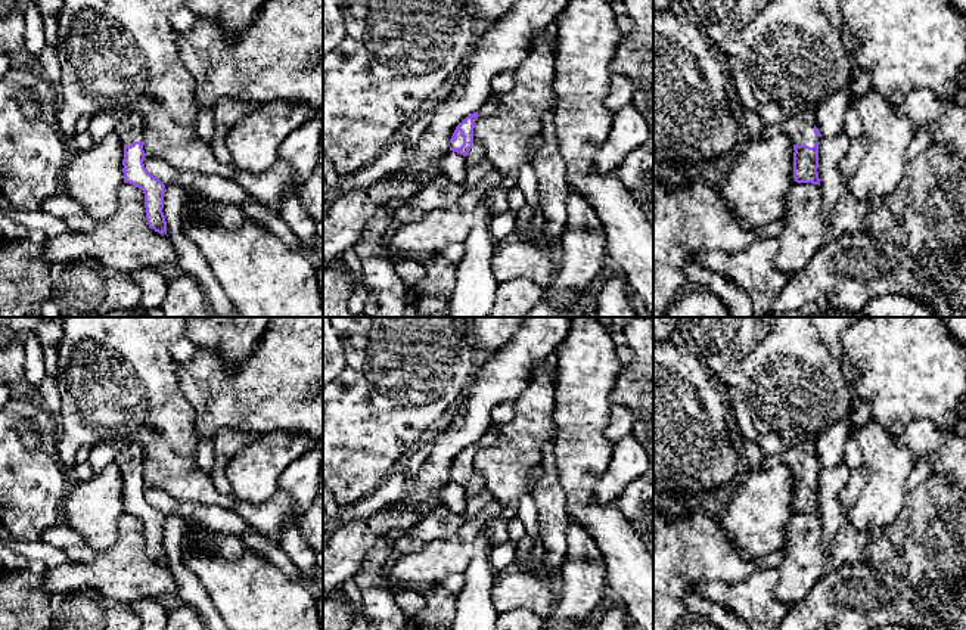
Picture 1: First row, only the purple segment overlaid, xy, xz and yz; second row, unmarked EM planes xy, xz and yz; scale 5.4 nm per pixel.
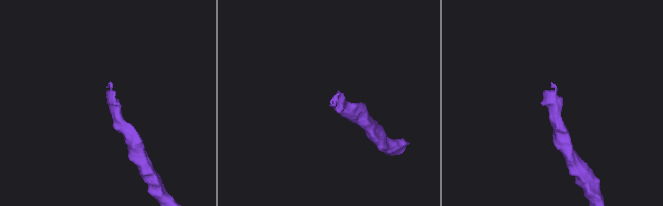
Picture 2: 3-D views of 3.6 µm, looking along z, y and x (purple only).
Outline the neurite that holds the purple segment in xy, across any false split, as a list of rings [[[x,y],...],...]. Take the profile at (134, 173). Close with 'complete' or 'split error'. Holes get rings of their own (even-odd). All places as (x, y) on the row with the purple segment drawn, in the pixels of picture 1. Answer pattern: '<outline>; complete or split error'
[[[128,112],[119,117],[115,133],[124,145],[124,183],[139,187],[145,193],[146,220],[150,229],[167,235],[167,221],[162,212],[165,184],[145,168],[145,117]]]; split error

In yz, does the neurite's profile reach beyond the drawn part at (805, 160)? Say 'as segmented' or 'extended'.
extended

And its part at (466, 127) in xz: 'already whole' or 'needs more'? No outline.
needs more

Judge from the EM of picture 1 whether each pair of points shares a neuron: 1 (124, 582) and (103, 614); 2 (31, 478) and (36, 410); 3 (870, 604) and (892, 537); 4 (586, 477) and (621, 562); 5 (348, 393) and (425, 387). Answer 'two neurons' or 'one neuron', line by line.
1: two neurons
2: one neuron
3: two neurons
4: one neuron
5: one neuron

